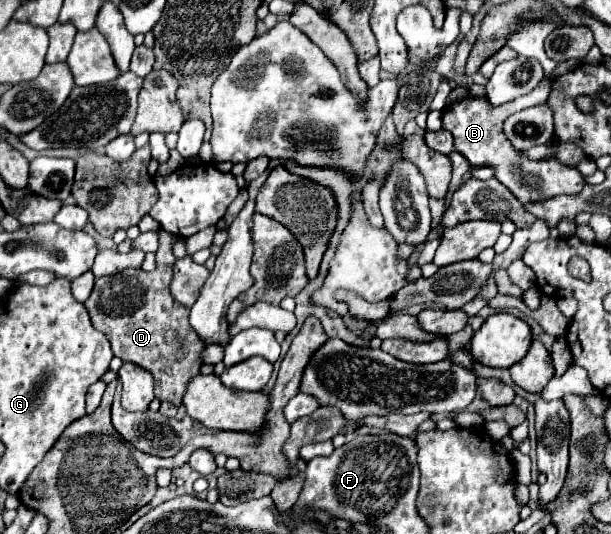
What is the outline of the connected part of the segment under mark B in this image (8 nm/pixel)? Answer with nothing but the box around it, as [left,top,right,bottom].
[442,80,586,202]

